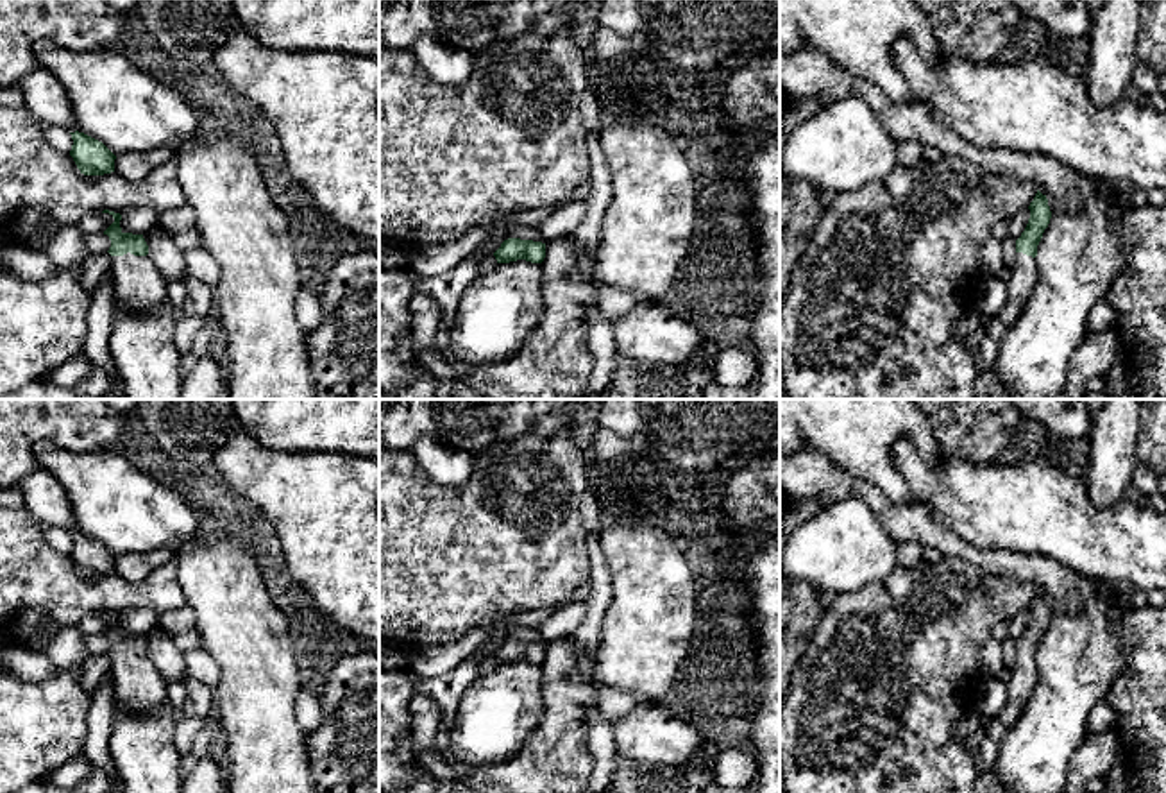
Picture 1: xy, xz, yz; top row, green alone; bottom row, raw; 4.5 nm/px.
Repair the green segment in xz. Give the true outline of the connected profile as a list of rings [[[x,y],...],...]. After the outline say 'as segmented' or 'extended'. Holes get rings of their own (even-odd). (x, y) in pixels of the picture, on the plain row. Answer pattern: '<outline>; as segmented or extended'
[[[508,639],[494,653],[497,664],[510,664],[526,661],[531,664],[542,664],[545,659],[545,644],[520,639]]]; as segmented

